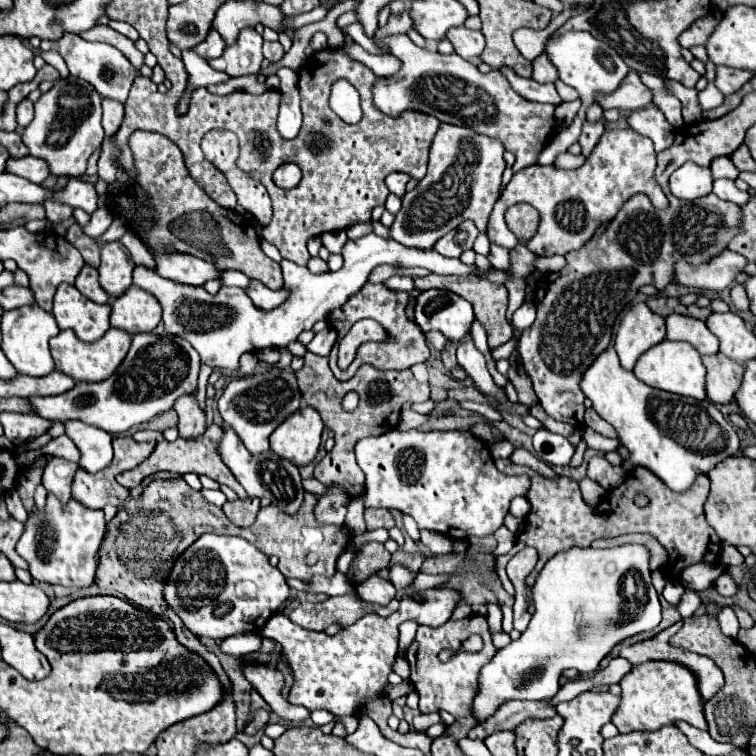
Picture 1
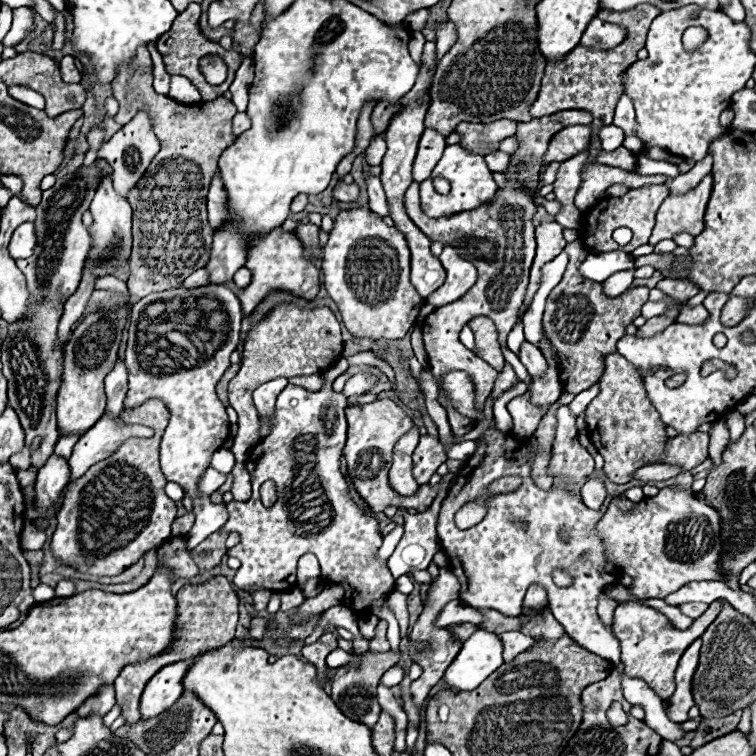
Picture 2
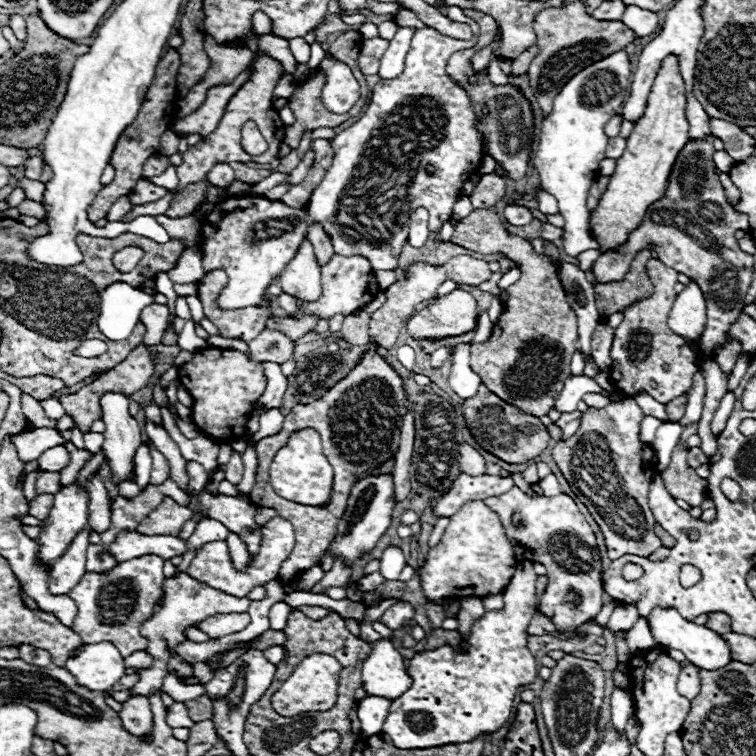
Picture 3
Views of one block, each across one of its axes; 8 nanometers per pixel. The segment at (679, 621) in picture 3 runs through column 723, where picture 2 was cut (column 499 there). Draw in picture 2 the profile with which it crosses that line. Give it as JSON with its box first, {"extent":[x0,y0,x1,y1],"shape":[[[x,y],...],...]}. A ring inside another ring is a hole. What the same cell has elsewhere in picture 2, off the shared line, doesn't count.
{"extent":[444,628,502,690],"shape":[[[478,628],[468,640],[464,640],[458,658],[448,666],[444,680],[454,690],[474,690],[502,664],[502,640],[498,634],[488,634]]]}

